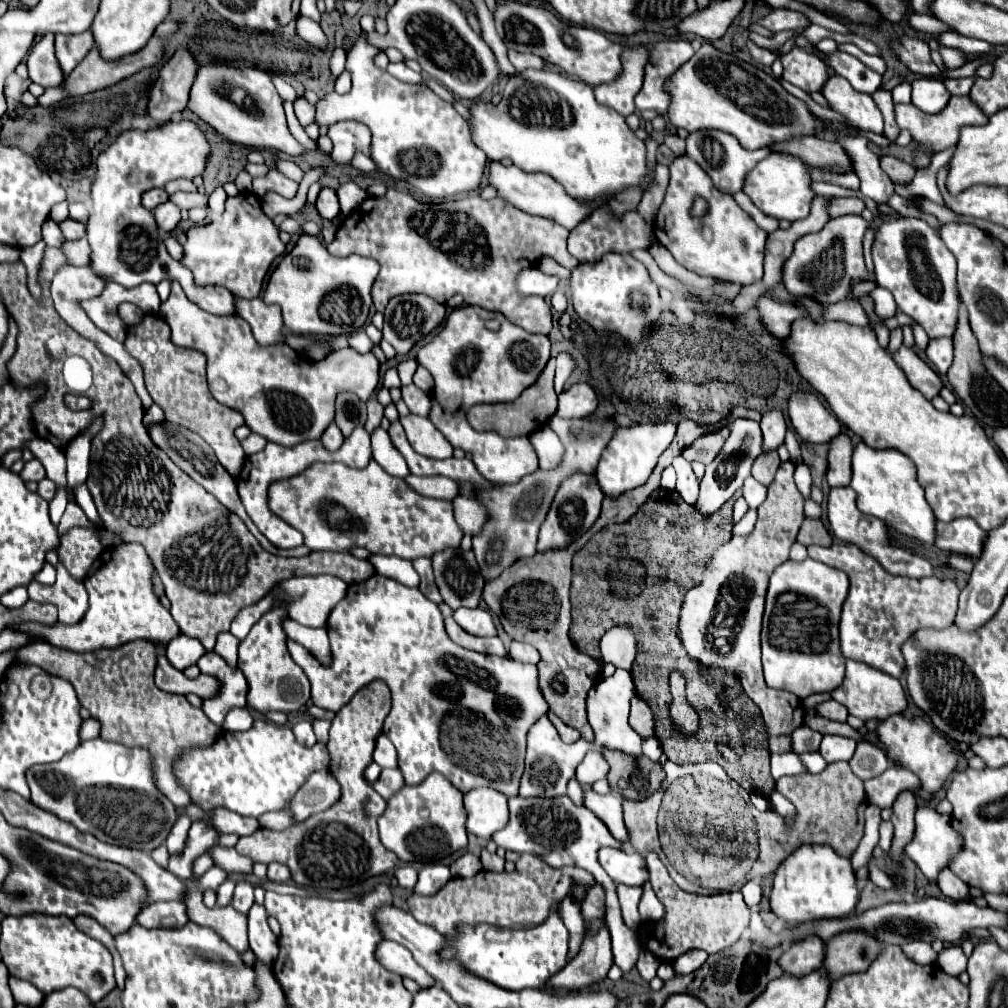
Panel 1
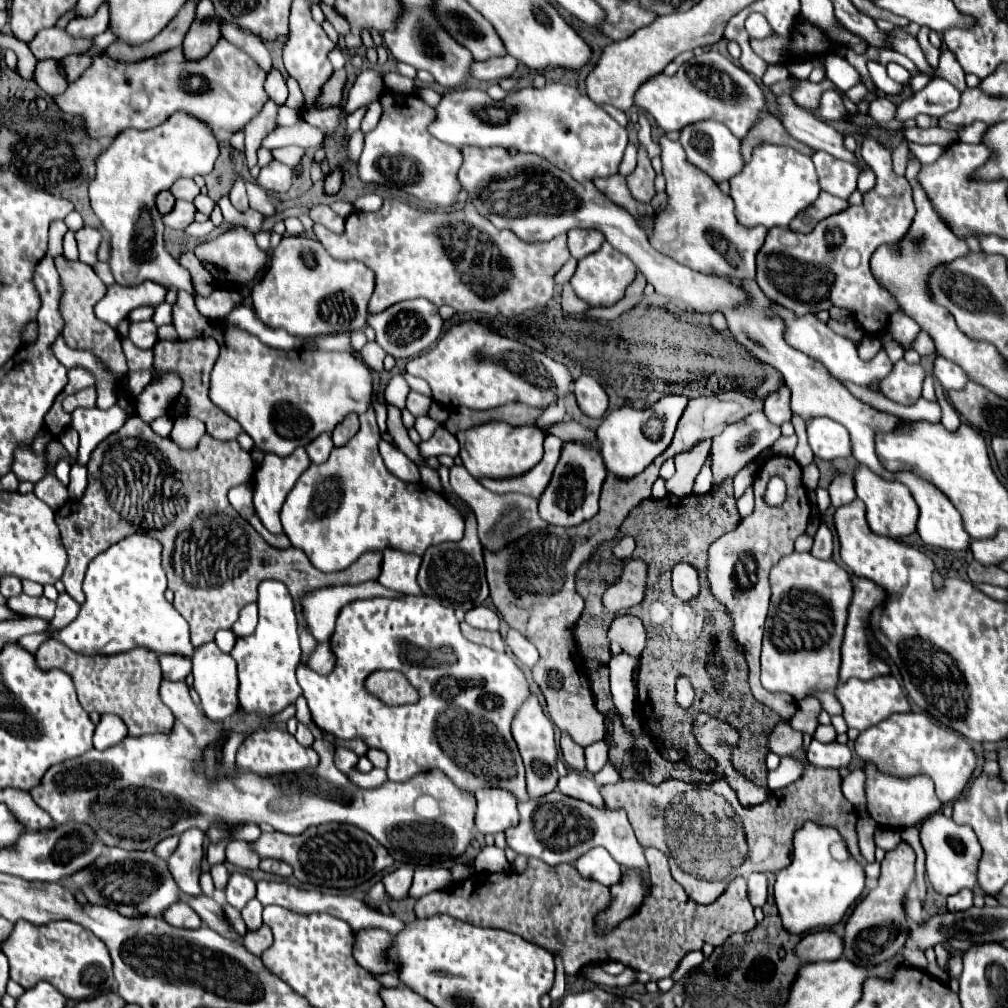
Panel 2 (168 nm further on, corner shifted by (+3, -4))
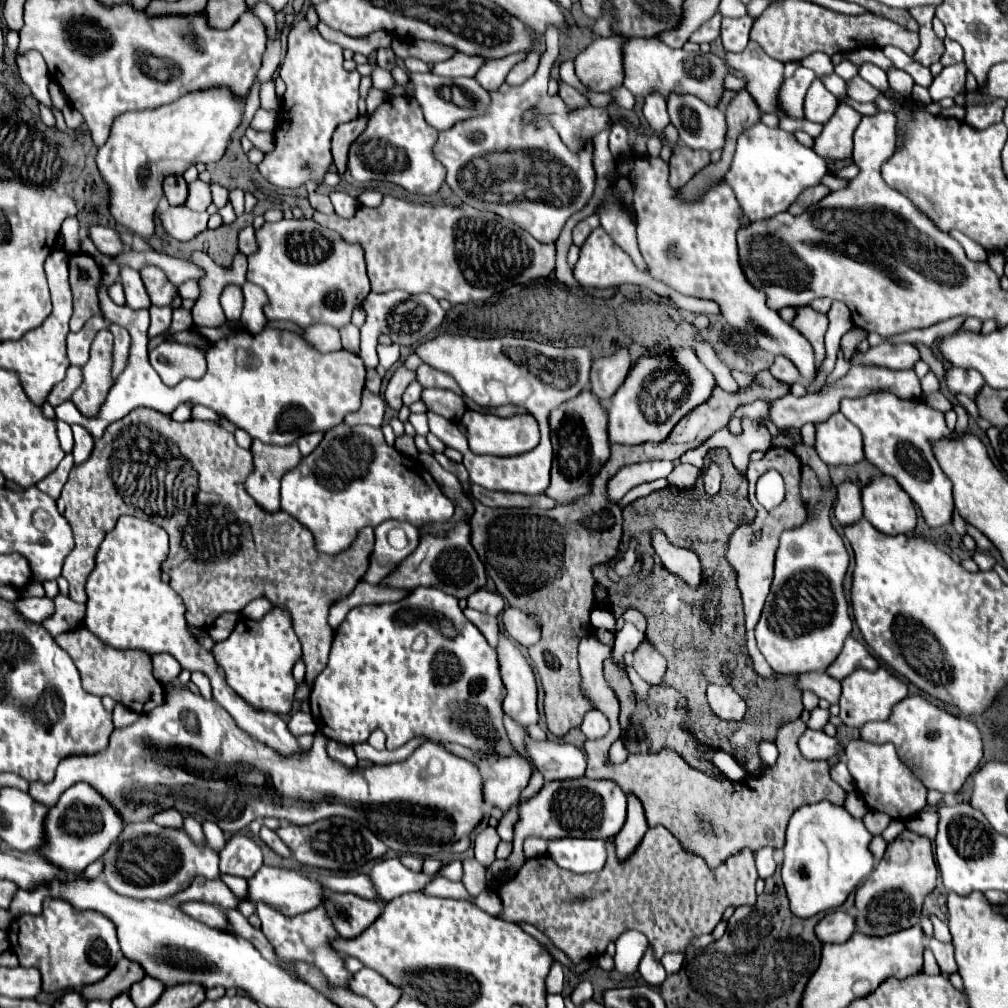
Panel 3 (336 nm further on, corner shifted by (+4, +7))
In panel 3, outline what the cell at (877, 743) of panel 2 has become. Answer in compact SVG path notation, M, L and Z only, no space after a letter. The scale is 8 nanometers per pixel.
M907 696L895 704L891 716L883 722L869 722L861 730L861 740L871 744L891 742L897 748L899 758L927 784L931 790L943 794L957 792L965 784L967 776L979 766L983 758L981 734L971 720L957 718L937 706L933 706L923 696Z

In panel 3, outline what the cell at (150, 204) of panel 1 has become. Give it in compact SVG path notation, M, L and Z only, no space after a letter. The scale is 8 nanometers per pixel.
M167 176L167 180L163 180L163 192L171 206L179 206L187 198L187 182L183 176Z

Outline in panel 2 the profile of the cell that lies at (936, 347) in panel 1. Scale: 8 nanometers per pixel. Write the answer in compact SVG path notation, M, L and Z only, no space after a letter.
M936 357L934 373L936 373L938 381L942 383L942 387L944 387L946 391L950 391L950 389L960 391L960 389L964 389L966 383L970 381L962 367L958 367L956 363L952 363L952 361L944 359L944 357Z

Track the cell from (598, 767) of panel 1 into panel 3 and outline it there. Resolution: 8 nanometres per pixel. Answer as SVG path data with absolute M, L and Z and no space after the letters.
M599 710L587 712L587 716L585 716L583 724L581 724L581 732L589 740L599 740L599 738L603 738L609 732L609 722L603 716L603 712L599 712Z

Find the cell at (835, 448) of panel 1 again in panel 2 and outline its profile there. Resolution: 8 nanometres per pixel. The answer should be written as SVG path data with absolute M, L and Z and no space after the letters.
M840 473L832 485L830 485L830 497L832 497L832 505L834 507L842 507L842 505L848 505L856 499L856 491L854 491L854 481L850 475L846 473Z

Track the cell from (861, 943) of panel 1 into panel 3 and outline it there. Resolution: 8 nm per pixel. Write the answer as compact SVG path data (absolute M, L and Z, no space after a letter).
M903 830L891 844L887 844L883 860L855 892L857 932L865 936L889 936L913 928L919 922L919 906L923 906L923 898L935 888L935 882L937 866L933 860L931 842L925 836Z

